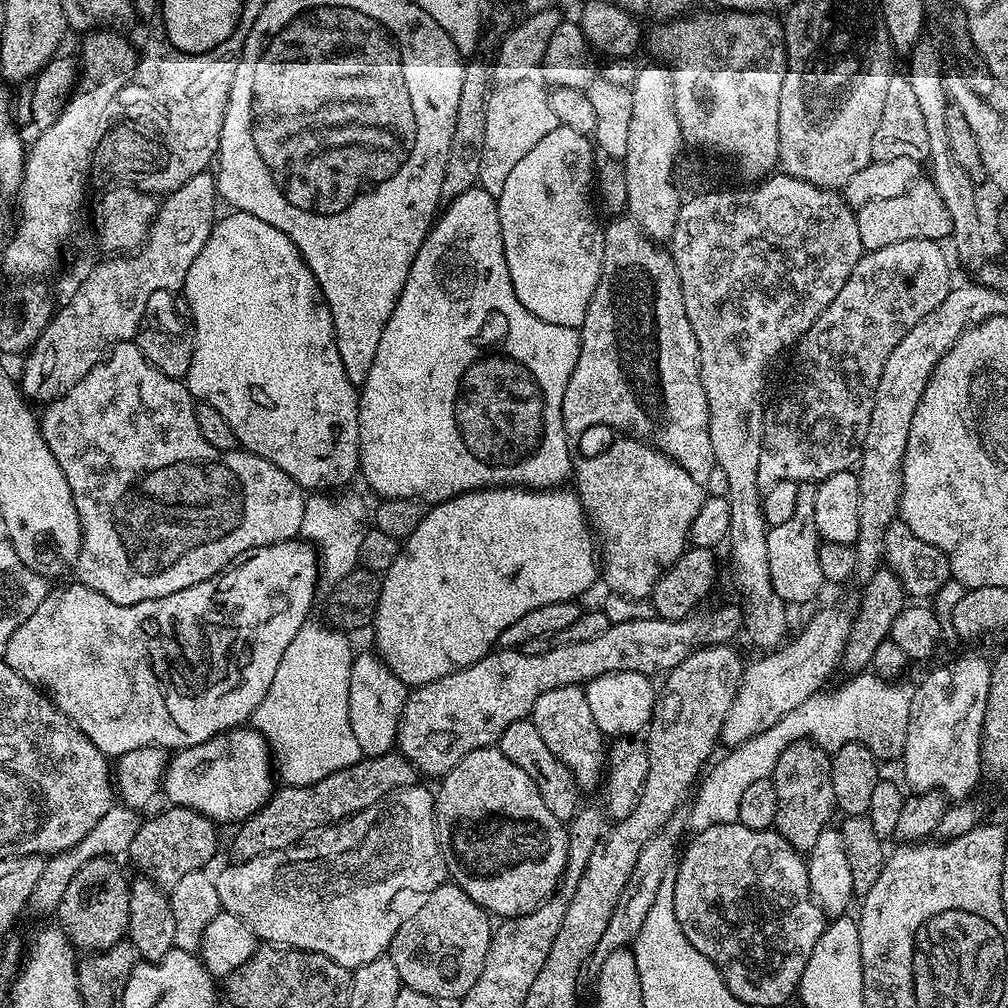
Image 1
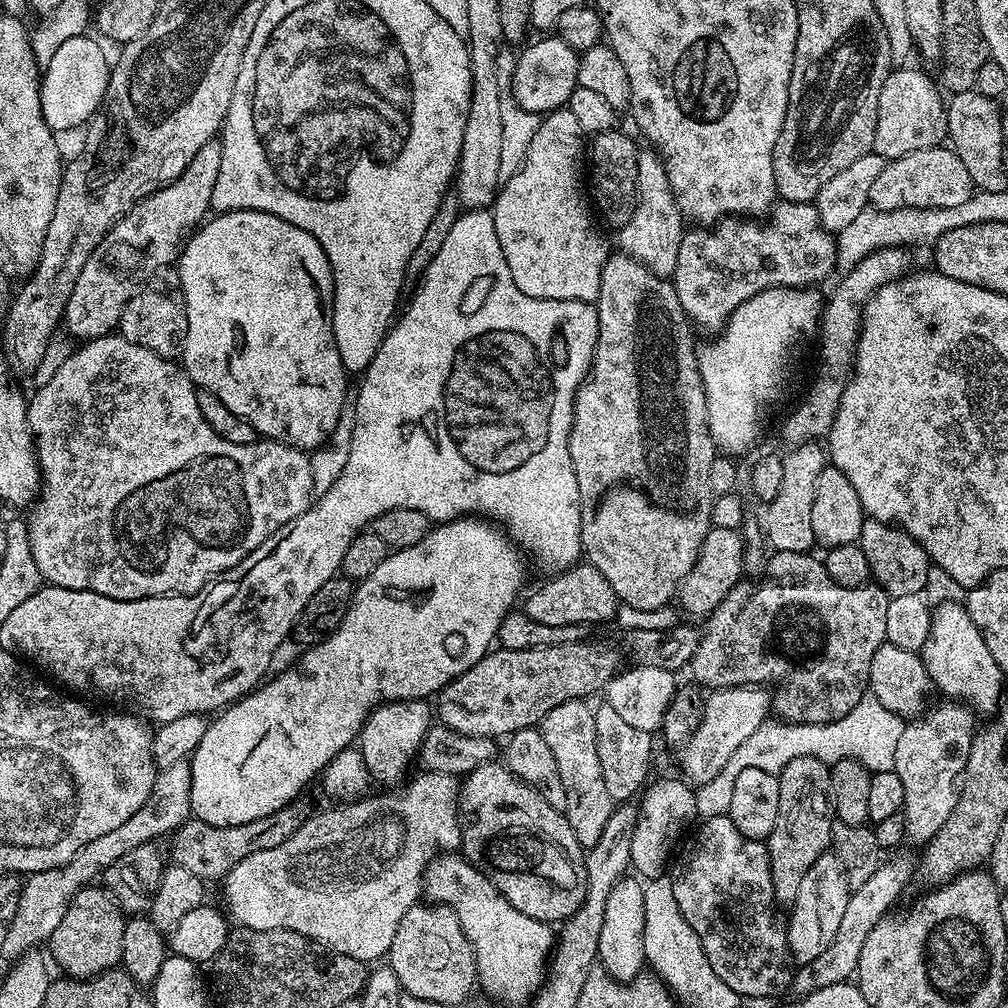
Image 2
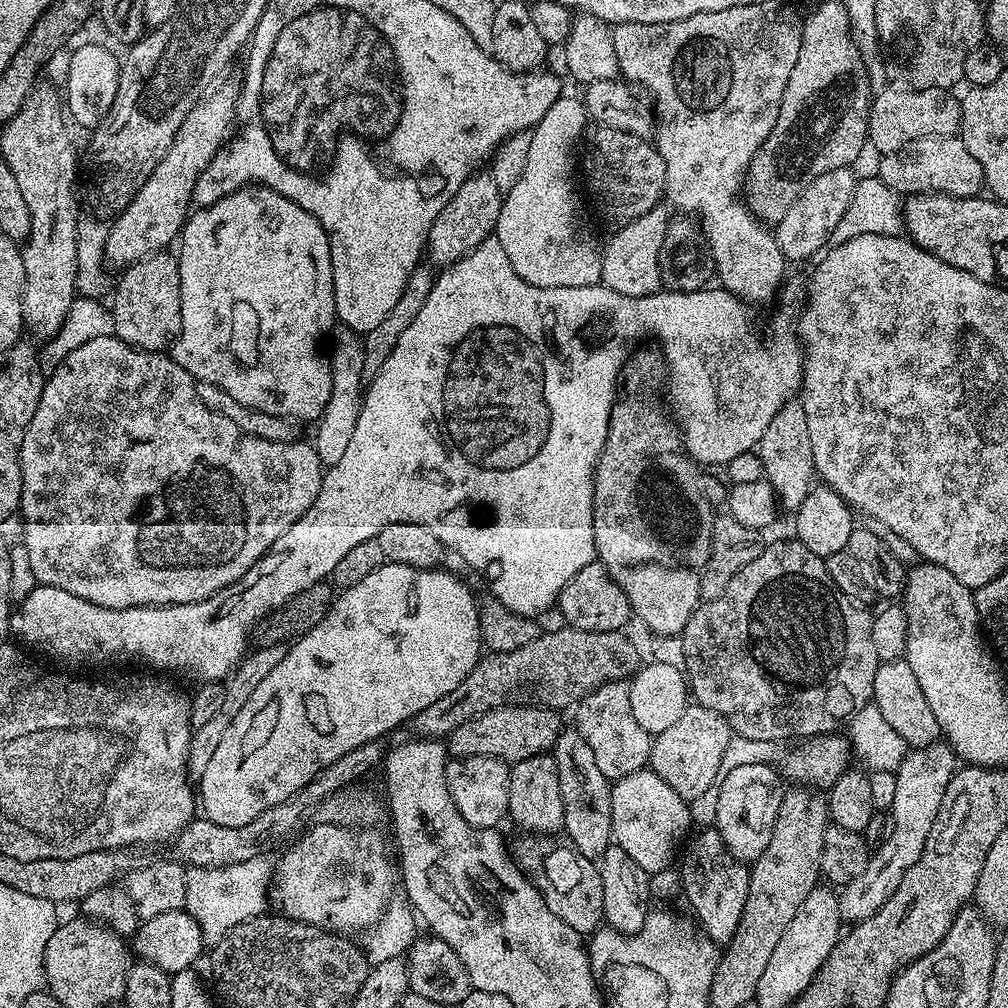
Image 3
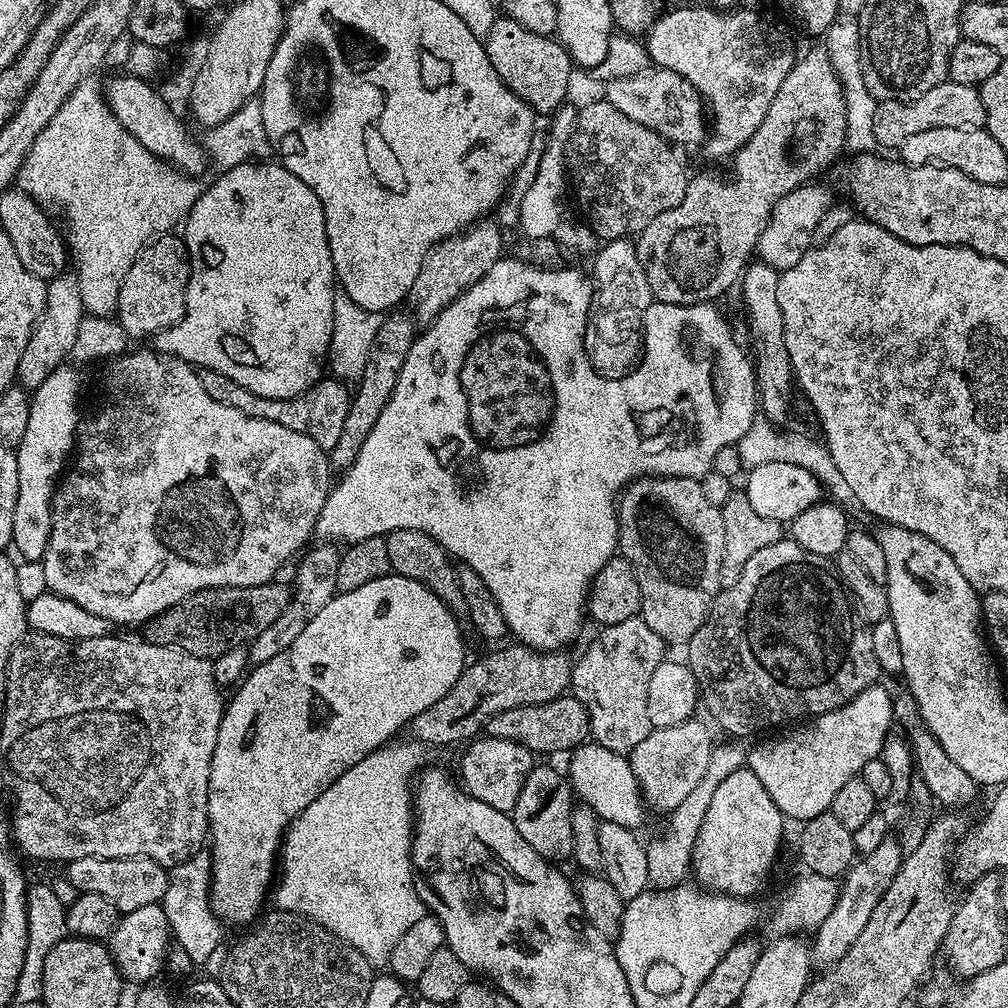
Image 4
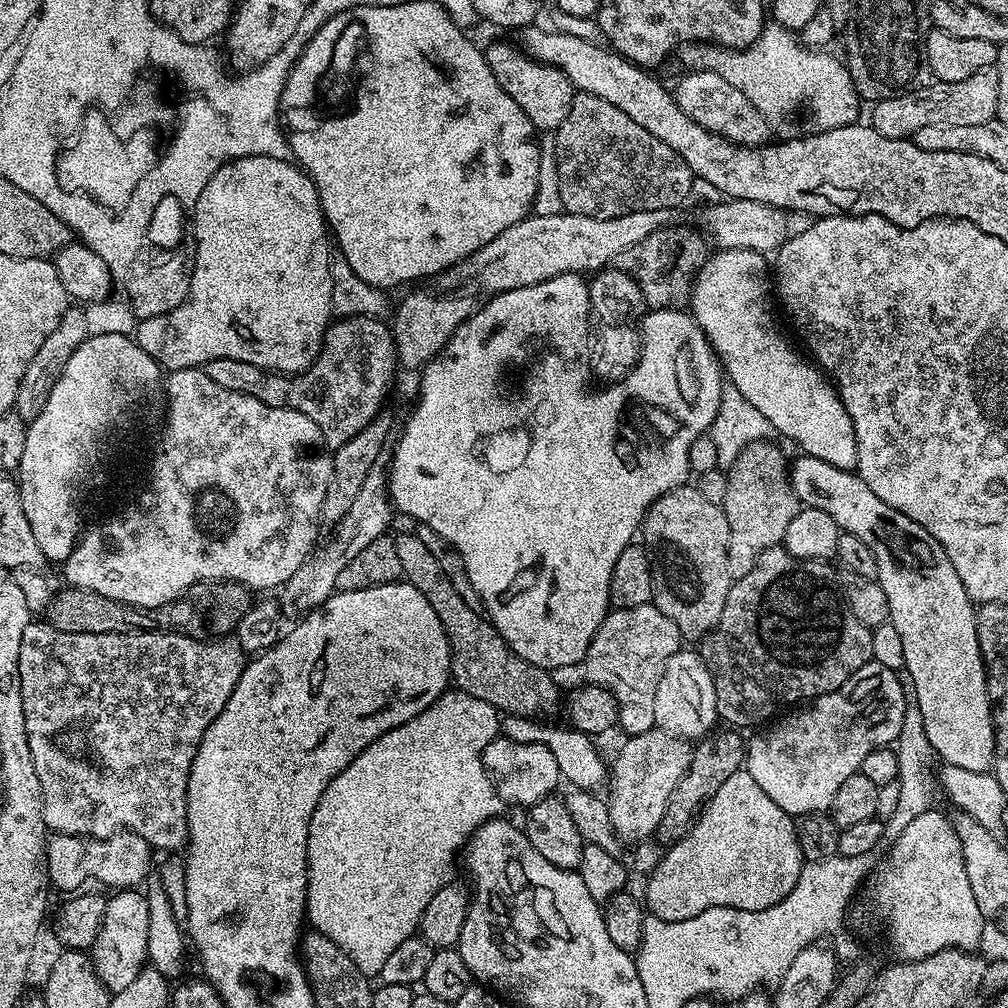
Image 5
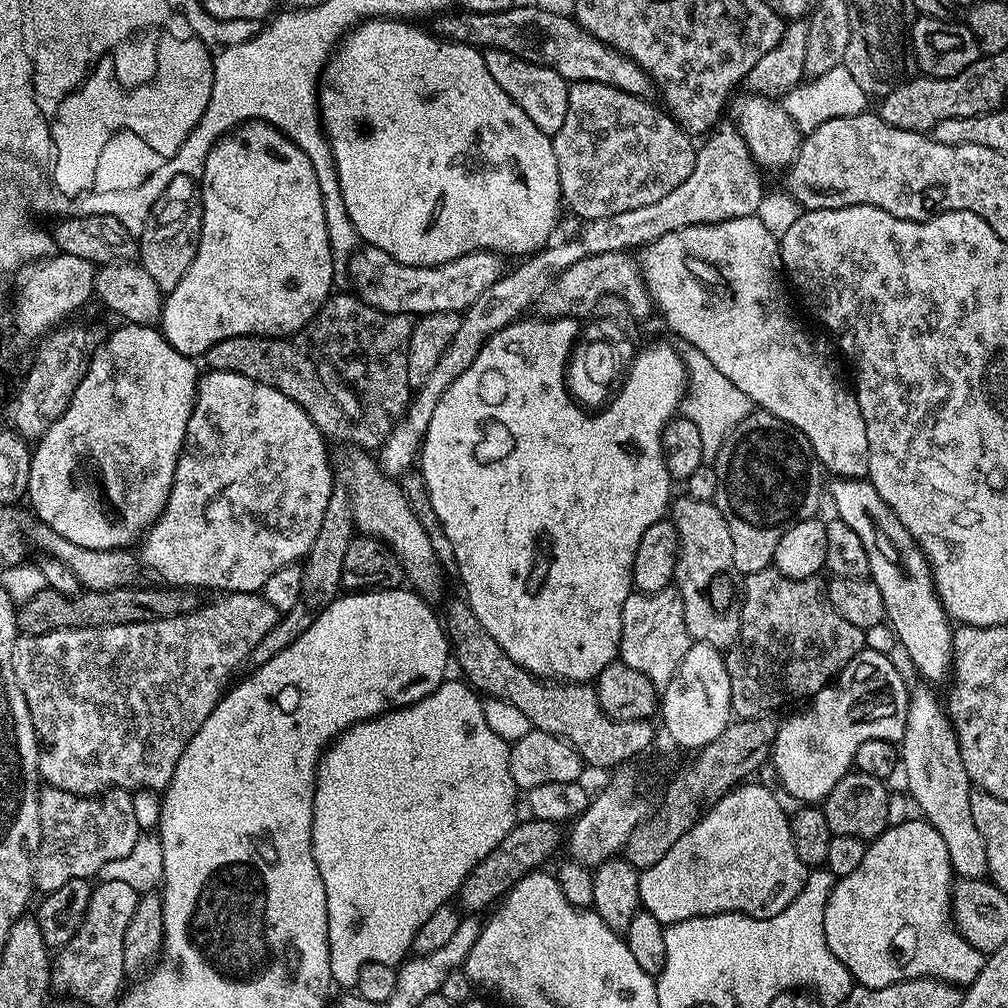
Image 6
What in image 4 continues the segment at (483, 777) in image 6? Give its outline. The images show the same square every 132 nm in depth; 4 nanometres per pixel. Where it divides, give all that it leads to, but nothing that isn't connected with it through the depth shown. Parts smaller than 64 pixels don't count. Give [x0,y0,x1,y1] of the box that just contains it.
[274,743,426,966]

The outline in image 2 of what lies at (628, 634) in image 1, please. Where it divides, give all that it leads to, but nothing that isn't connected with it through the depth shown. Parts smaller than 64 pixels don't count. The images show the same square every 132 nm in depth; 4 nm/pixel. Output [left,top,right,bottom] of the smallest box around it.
[434,643,621,738]

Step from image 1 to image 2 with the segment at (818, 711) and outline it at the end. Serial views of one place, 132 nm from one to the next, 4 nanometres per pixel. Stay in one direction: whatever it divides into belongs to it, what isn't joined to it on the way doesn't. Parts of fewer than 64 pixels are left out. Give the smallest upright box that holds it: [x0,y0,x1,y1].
[695,694,905,818]

